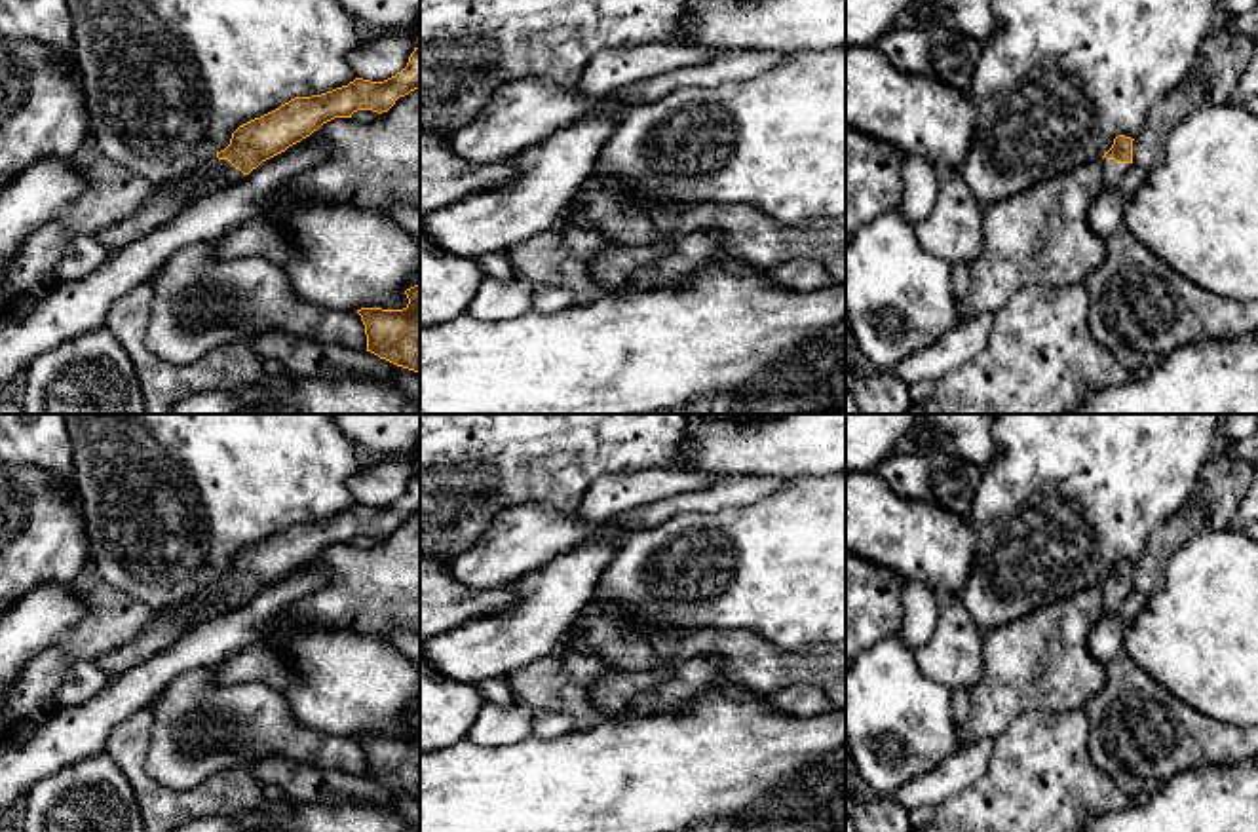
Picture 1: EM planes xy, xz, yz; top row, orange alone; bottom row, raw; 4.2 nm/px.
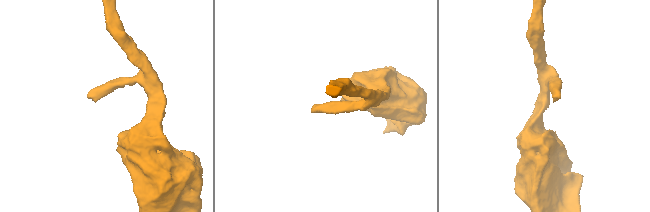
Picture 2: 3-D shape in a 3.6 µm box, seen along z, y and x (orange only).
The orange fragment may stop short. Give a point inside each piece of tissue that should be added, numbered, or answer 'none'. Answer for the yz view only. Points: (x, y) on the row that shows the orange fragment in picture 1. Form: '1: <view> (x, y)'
1: yz (1112, 171)

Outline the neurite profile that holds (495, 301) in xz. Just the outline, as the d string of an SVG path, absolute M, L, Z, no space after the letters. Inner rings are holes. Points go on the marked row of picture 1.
M515 274L509 281L485 275L466 313L481 321L509 321L532 308L532 283Z

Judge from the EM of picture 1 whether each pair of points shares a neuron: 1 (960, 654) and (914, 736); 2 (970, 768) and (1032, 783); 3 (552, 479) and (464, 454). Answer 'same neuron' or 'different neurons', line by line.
1: different neurons
2: different neurons
3: same neuron

